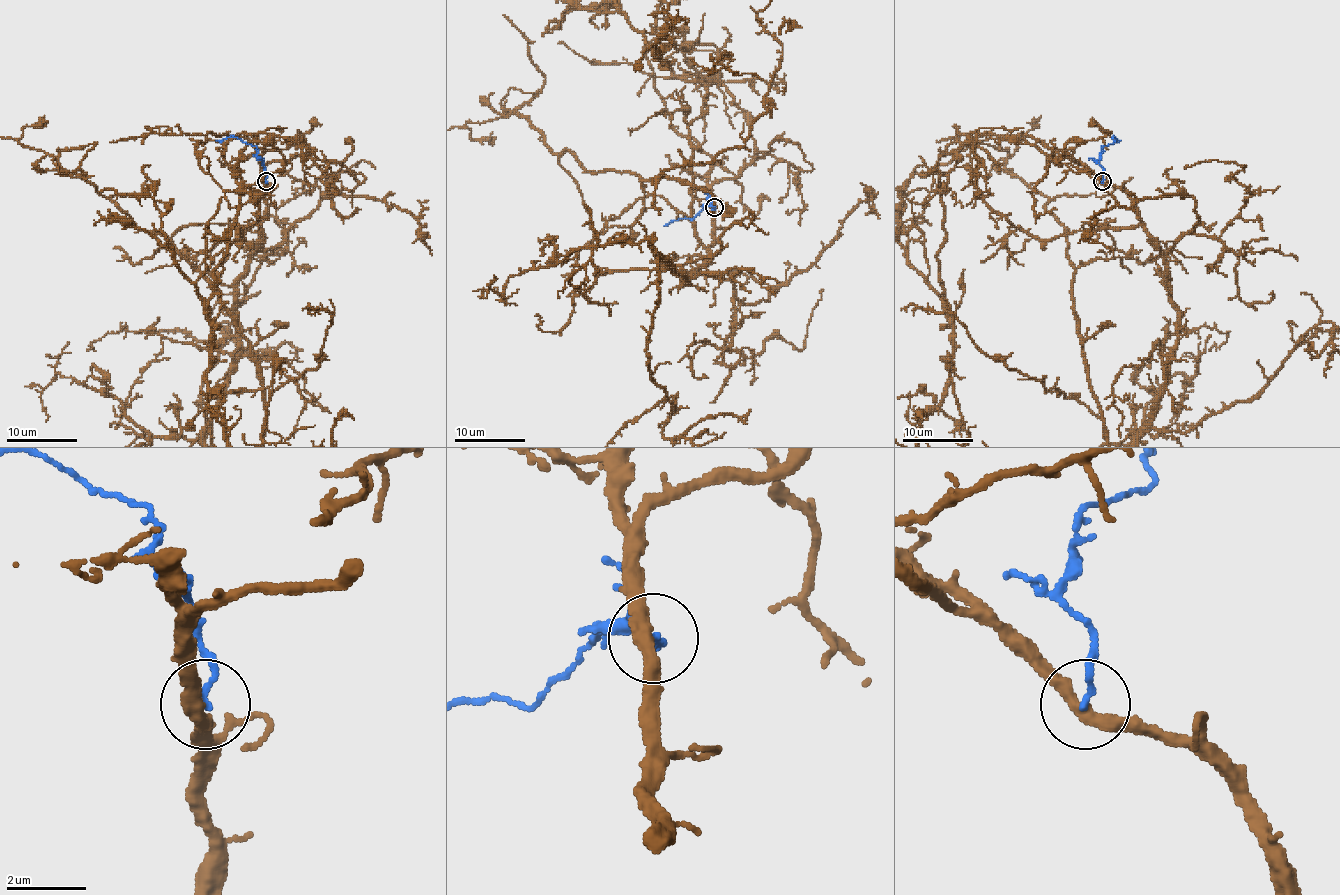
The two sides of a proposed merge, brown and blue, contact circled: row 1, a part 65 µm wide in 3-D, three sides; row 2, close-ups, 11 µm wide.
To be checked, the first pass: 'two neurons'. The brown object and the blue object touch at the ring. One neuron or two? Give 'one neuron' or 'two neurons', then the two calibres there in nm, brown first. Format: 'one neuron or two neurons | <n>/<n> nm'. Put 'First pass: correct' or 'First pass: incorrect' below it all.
two neurons | 380/150 nm
First pass: correct

